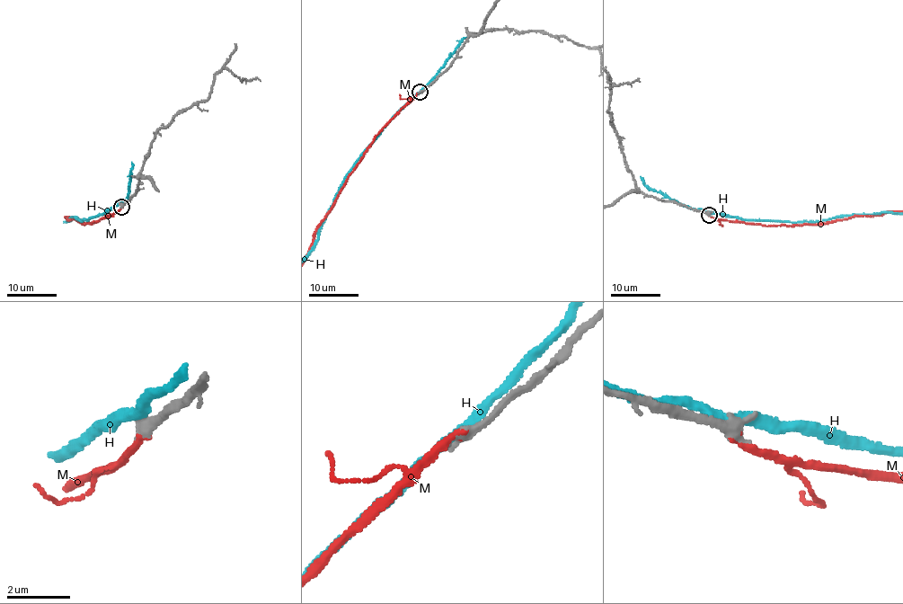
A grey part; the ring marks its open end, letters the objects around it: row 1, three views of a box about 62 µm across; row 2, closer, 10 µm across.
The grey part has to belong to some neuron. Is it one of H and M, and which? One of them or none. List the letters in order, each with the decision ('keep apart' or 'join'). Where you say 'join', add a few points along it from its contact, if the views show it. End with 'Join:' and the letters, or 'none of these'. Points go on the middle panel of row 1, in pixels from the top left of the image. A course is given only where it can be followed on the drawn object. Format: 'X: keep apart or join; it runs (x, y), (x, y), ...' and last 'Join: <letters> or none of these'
H: keep apart
M: join
Join: M

